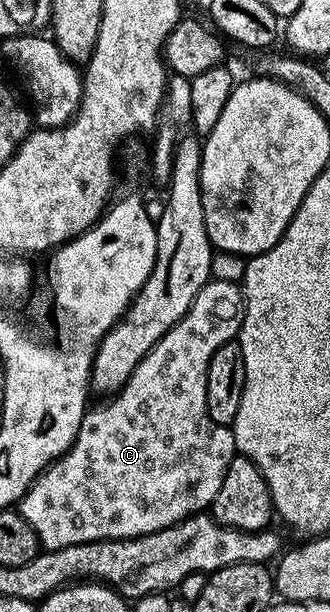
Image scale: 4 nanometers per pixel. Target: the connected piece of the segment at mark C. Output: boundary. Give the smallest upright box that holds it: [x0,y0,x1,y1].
[19,280,245,550]

